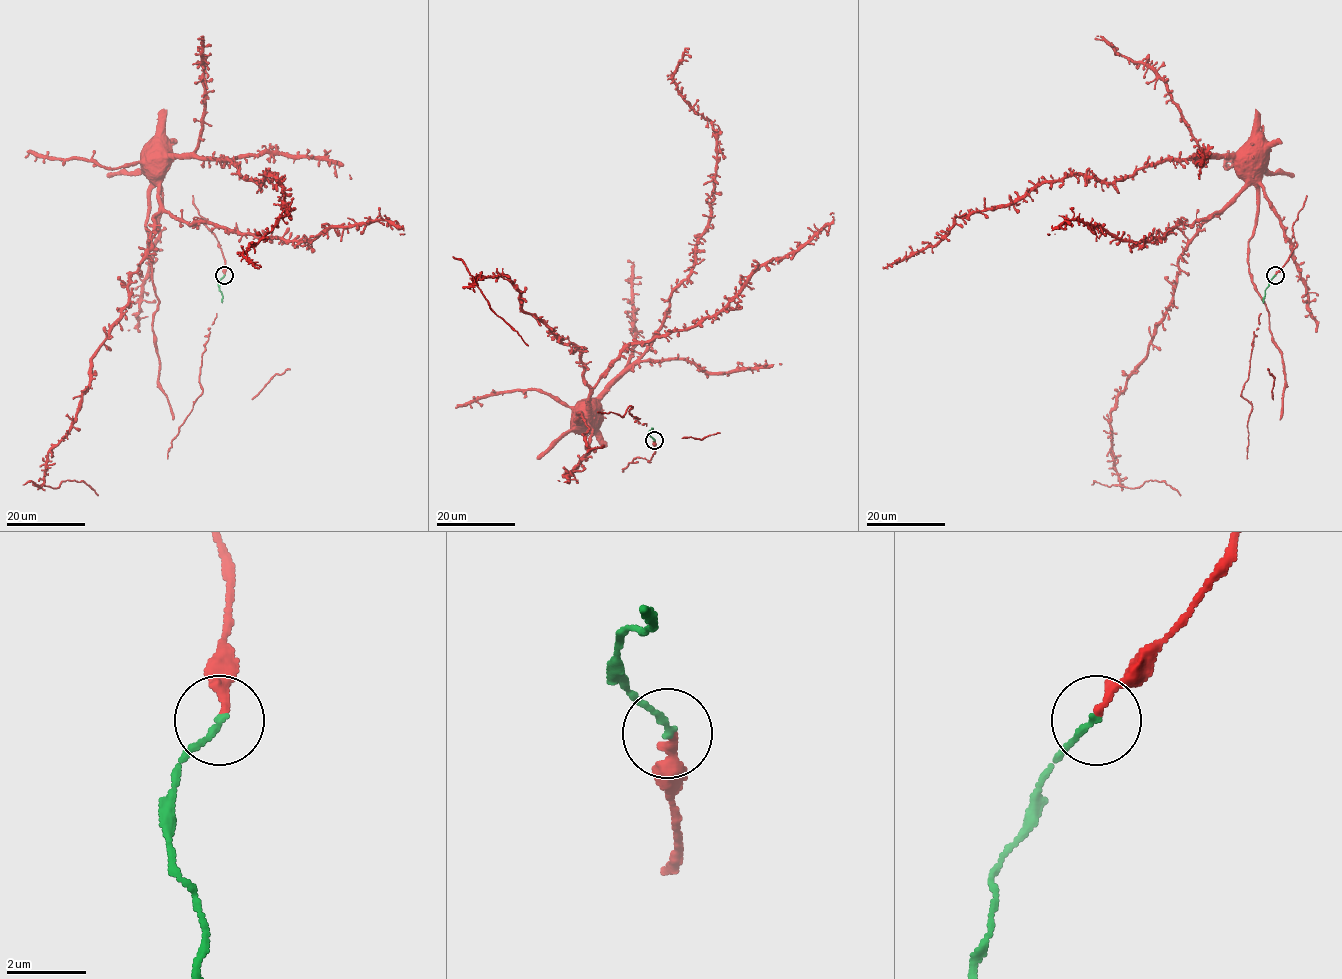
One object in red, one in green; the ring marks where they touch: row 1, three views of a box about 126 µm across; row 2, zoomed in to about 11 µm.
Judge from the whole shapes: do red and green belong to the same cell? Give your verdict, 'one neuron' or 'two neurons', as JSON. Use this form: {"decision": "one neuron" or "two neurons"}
{"decision": "one neuron"}

